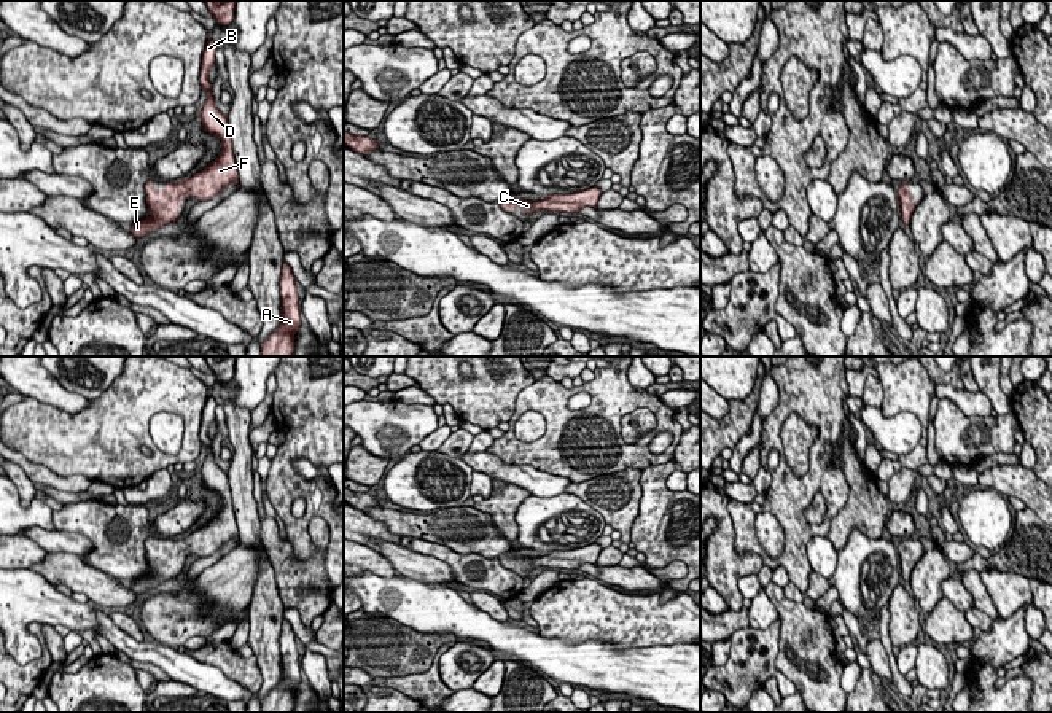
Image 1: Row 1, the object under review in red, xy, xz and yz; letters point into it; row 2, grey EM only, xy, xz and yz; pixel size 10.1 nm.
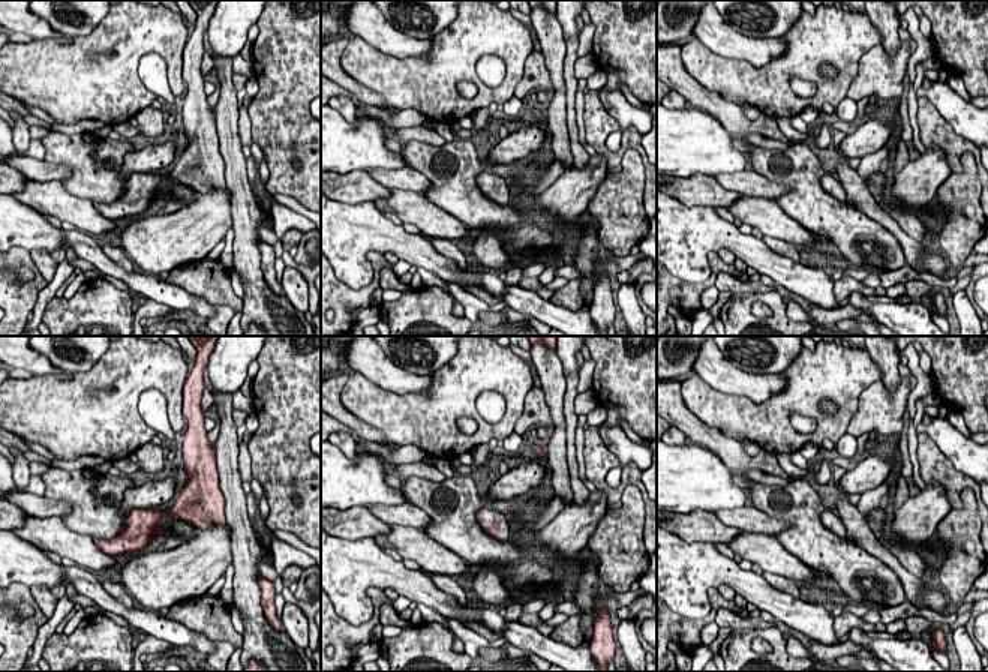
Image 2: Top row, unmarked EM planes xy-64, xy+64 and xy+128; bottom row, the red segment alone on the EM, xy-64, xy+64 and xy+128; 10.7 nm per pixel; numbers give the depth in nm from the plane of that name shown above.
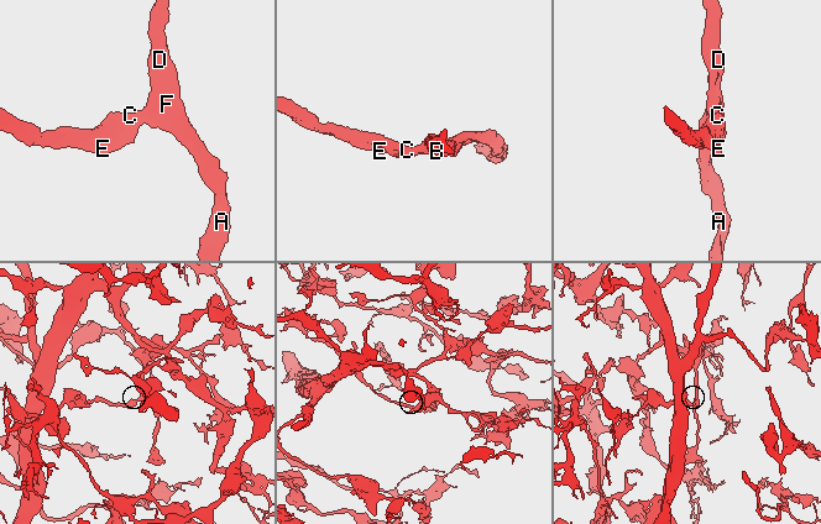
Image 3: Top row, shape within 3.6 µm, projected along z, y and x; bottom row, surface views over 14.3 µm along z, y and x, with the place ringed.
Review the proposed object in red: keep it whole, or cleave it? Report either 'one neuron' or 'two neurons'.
one neuron

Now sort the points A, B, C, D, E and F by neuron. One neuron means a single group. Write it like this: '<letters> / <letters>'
A B C D E F

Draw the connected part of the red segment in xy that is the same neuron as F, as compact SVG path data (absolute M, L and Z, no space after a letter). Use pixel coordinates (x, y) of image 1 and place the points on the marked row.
M208 38L202 53L199 81L202 89L207 91L207 100L199 111L199 118L202 119L204 131L221 140L223 150L204 170L181 181L169 181L161 191L154 189L153 180L148 181L145 185L148 215L129 228L135 237L156 231L170 221L177 221L178 208L183 207L181 201L189 196L199 201L208 201L218 196L229 183L236 183L240 188L228 116L216 108L212 91L213 84L208 81L210 67L216 64L216 48L216 41Z

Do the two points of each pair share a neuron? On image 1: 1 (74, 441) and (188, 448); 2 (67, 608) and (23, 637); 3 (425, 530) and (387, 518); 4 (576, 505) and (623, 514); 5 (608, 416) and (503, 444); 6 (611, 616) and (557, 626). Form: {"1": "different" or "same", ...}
{"1": "same", "2": "same", "3": "same", "4": "different", "5": "same", "6": "same"}

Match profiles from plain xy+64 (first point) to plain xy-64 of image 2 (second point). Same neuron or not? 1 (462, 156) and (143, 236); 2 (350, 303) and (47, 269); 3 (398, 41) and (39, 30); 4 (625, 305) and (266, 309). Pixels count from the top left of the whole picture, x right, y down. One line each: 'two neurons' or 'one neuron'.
1: two neurons
2: two neurons
3: one neuron
4: two neurons

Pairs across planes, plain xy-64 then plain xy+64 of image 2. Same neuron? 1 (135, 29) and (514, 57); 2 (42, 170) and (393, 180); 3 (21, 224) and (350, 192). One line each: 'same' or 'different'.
1: same
2: same
3: different

